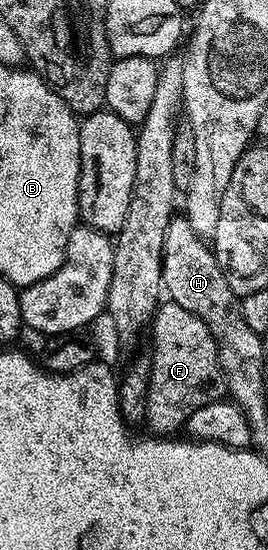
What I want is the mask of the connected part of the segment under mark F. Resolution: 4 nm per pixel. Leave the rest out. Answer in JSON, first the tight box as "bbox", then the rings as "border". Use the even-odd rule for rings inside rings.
{"bbox":[146,301,225,437],"border":[[[164,301],[150,322],[152,329],[146,427],[160,437],[179,432],[194,409],[225,398],[224,374],[218,362],[216,342],[206,325],[190,309]]]}

